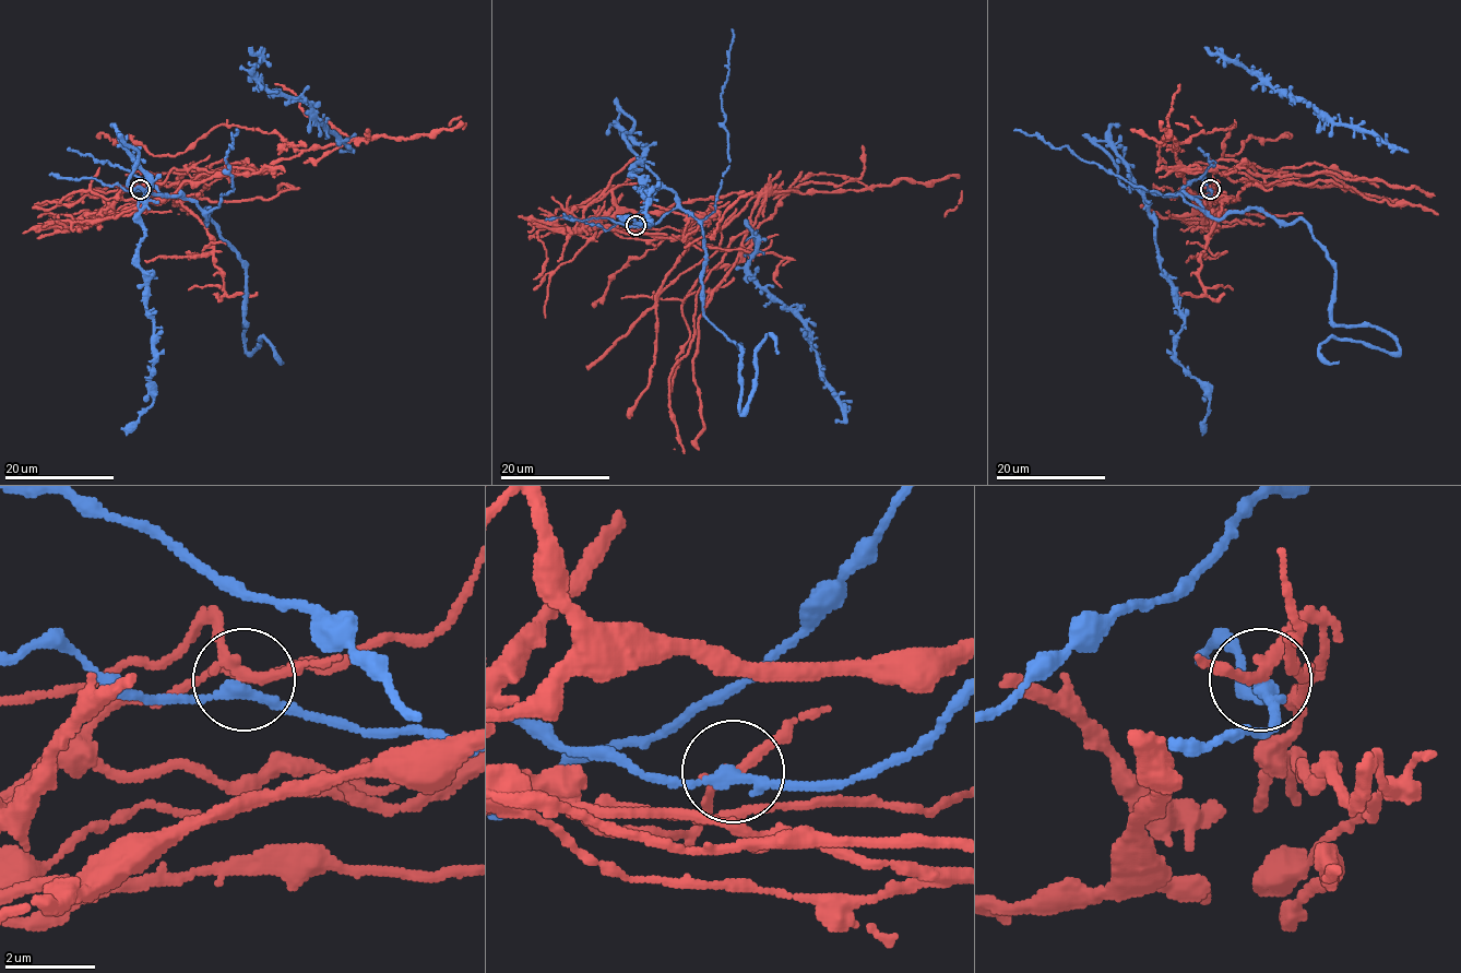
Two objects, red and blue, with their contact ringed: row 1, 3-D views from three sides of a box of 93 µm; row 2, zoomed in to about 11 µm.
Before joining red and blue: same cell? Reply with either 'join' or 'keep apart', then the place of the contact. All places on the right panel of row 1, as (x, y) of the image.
keep apart | (1210, 189)

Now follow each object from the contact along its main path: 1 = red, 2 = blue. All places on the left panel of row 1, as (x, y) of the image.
1: (140, 189), (126, 186), (101, 217), (301, 152), (226, 125), (169, 156), (97, 137)
2: (140, 189), (192, 200), (208, 218), (206, 208), (206, 223), (245, 269), (246, 352), (262, 336), (282, 362)

